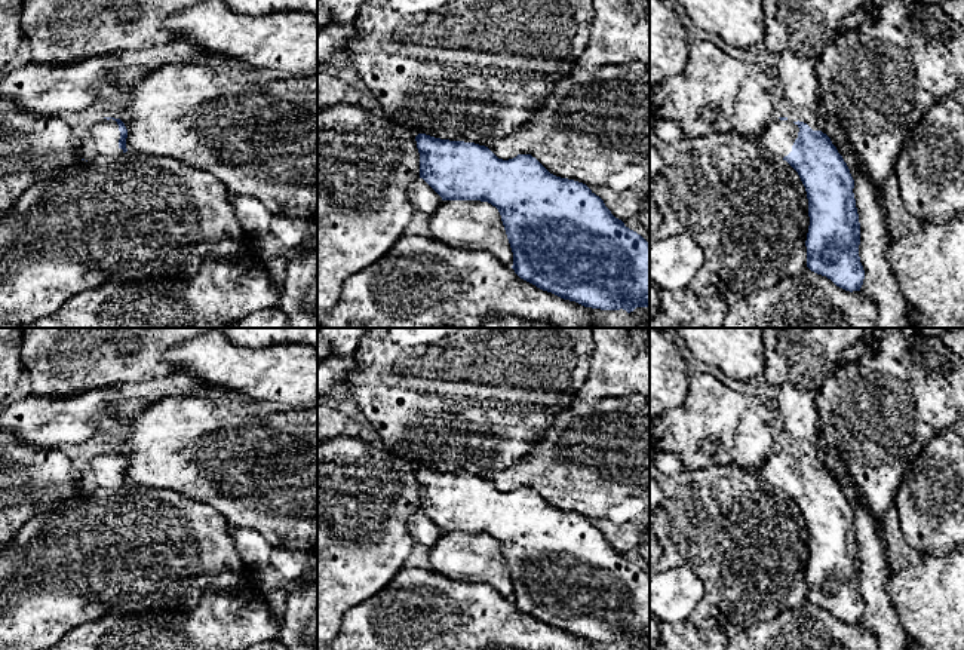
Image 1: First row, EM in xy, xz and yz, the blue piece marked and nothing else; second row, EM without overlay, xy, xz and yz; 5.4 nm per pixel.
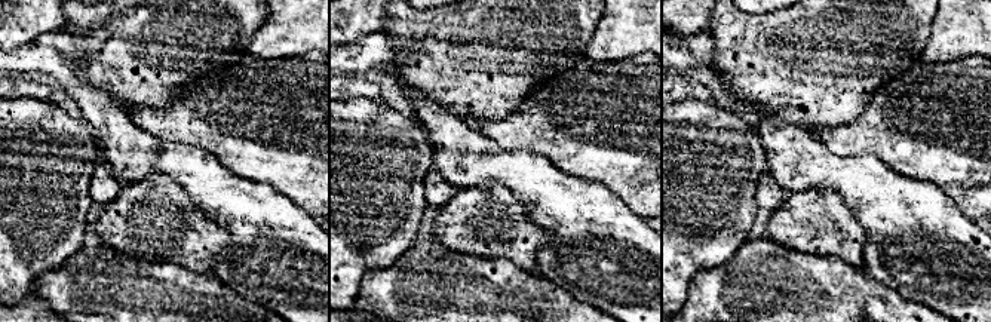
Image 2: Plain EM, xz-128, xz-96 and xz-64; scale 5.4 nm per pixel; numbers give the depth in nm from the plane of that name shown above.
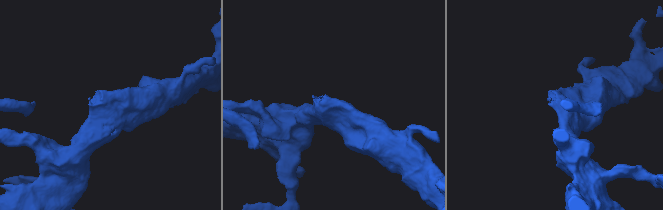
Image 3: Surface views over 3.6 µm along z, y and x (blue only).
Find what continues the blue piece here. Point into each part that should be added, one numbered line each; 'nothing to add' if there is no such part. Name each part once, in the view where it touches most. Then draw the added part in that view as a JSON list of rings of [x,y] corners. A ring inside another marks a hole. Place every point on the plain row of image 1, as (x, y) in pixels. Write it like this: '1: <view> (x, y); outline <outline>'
1: xy (101, 472); outline [[[102,451],[92,456],[77,470],[80,491],[88,494],[123,485],[119,479],[120,463],[116,453]]]

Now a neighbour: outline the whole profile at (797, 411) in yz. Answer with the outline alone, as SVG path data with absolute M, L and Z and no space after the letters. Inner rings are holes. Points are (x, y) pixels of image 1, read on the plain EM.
M785 383L777 389L774 401L779 405L777 416L780 420L780 432L799 442L817 441L819 414L816 392Z

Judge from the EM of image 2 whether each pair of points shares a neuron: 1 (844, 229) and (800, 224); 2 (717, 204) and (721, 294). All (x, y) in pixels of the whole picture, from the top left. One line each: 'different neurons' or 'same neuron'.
1: same neuron
2: different neurons

